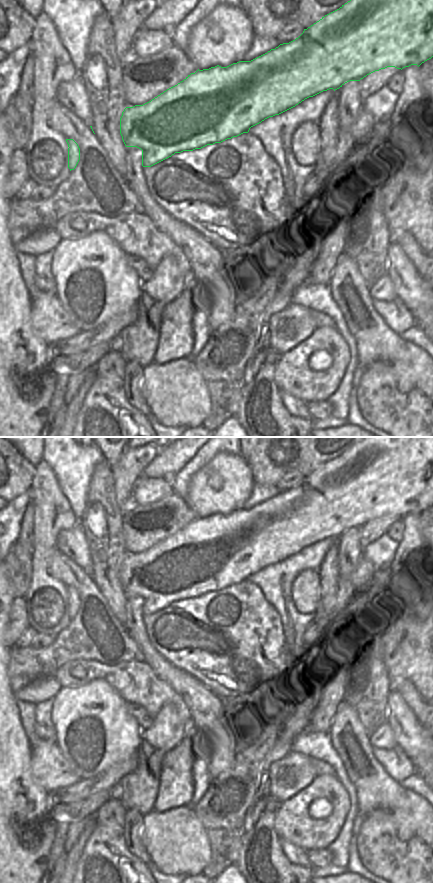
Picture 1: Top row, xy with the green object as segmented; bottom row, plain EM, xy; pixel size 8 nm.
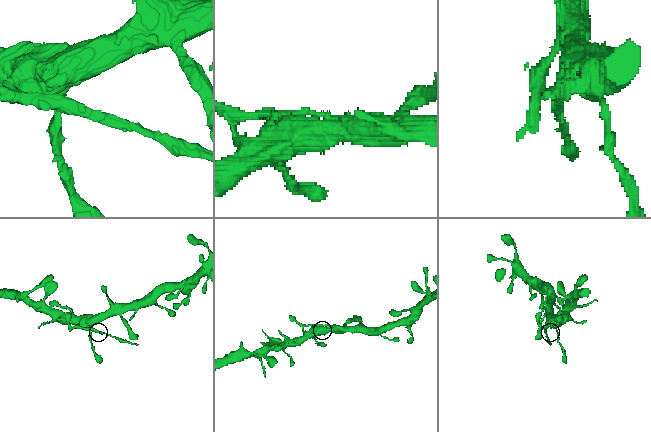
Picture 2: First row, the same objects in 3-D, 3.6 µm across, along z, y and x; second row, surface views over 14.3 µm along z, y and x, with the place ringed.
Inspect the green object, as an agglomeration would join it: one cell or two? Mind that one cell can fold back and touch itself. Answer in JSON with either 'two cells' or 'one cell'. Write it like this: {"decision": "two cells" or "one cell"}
{"decision": "two cells"}

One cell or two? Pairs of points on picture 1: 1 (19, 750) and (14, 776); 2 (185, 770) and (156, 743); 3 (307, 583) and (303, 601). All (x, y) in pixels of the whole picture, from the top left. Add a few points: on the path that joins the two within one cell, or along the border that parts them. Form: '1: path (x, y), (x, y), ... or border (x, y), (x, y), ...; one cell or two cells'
1: path (14, 756), (14, 770); one cell
2: border (185, 738), (164, 756), (162, 769), (159, 774); two cells
3: path (306, 587), (305, 597); one cell

